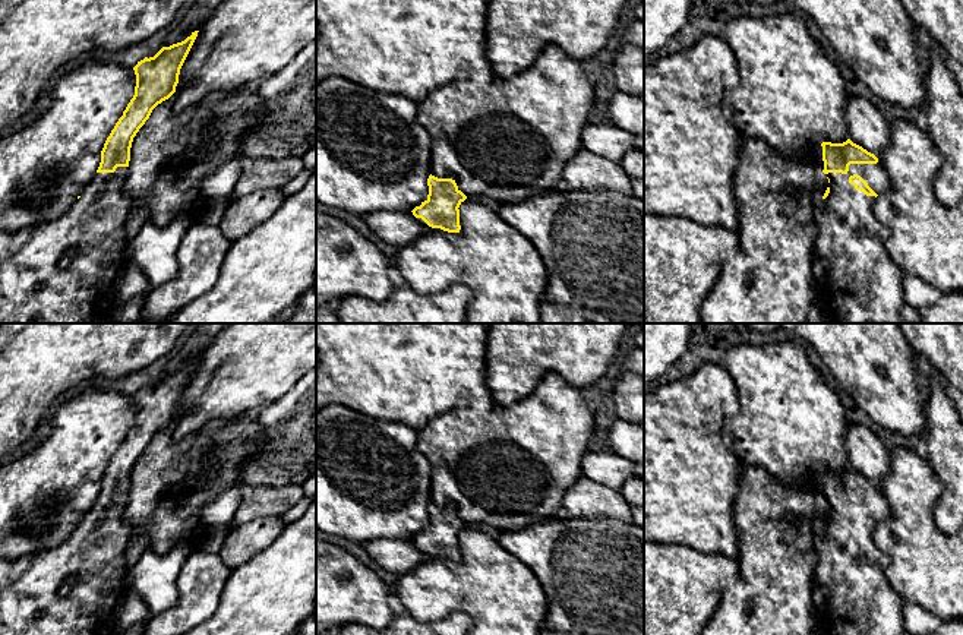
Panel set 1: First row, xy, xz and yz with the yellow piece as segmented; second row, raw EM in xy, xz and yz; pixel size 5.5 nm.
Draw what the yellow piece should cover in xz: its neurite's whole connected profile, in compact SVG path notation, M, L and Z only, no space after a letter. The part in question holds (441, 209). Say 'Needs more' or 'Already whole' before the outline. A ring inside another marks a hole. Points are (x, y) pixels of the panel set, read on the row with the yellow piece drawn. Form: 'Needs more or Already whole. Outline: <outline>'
Needs more. Outline: M430 174L427 186L427 199L411 211L413 215L427 231L460 233L460 205L467 196L452 179L438 179Z

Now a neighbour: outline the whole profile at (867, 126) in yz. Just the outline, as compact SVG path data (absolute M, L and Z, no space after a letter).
M847 95L846 124L849 139L880 158L890 145L890 124L878 107L858 95Z

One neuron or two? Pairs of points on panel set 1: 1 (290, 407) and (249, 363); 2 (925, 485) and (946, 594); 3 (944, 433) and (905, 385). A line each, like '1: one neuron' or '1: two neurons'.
1: two neurons
2: one neuron
3: two neurons

